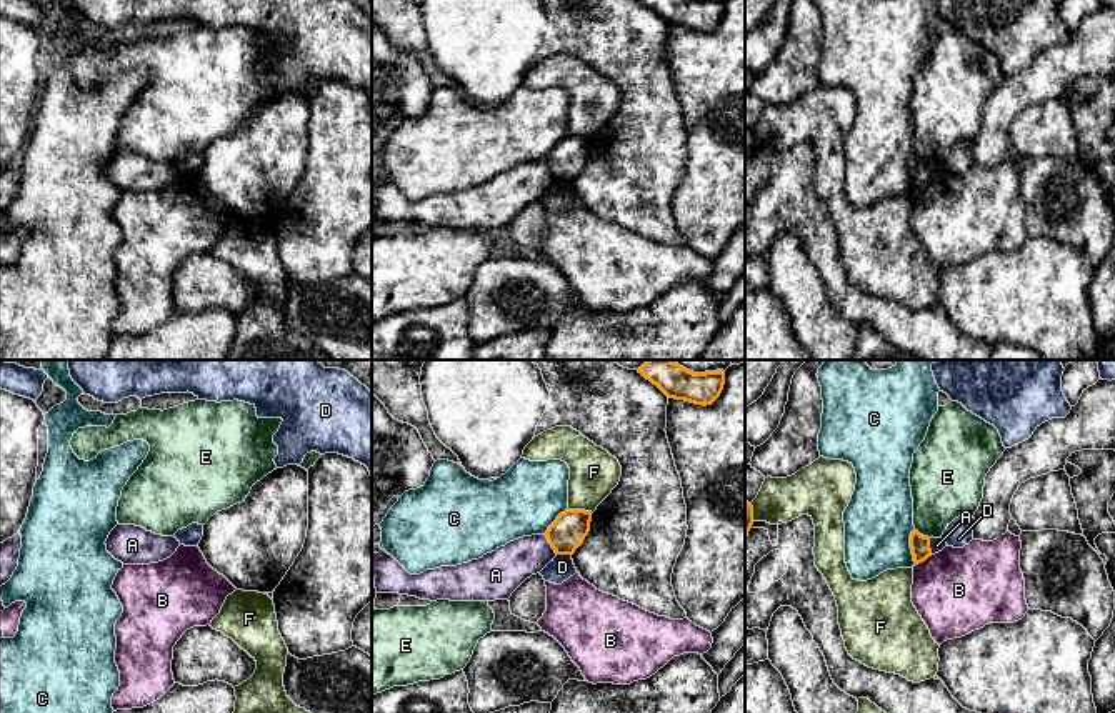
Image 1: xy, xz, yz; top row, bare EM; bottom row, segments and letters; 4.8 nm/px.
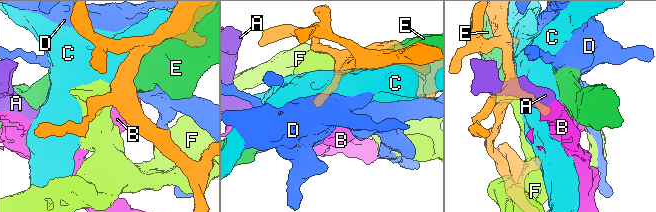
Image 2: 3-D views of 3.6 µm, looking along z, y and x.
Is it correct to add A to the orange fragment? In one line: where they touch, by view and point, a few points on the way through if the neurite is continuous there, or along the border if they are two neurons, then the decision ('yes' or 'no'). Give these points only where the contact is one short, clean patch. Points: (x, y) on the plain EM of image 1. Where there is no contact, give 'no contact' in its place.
meets orange in xz at (550, 170); border along xz (544, 162), (557, 180); no

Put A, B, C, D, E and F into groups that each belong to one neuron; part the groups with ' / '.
A / B / C / D / E / F

